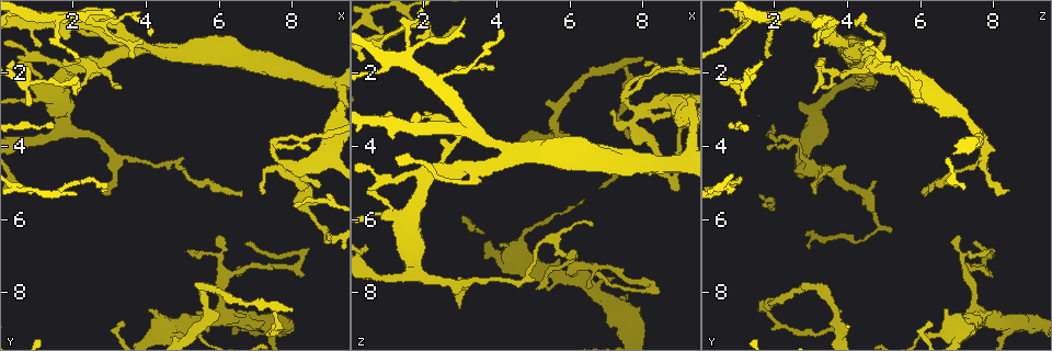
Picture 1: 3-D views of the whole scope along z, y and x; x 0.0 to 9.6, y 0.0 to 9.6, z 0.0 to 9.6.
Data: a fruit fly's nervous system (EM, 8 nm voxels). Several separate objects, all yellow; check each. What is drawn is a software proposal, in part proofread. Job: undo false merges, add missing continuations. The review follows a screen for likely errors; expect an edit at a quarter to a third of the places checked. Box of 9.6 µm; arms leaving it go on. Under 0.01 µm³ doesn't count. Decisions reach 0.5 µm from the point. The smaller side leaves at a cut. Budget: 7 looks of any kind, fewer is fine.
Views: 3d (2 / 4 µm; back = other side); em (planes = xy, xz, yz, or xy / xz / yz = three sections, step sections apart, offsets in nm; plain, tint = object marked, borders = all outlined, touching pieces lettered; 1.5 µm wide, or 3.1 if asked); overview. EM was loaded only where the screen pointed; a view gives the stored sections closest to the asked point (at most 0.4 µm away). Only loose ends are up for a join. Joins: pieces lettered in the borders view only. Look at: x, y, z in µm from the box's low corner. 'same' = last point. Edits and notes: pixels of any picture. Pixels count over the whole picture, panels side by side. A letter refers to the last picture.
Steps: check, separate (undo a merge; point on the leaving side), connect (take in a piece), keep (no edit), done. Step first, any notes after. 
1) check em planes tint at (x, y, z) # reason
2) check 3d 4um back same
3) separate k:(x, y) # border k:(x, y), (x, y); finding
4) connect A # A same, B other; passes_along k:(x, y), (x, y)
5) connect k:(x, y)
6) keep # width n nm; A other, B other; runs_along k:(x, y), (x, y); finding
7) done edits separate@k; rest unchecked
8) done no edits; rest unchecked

check em planes plain at (3.55, 1.60, 1.80)

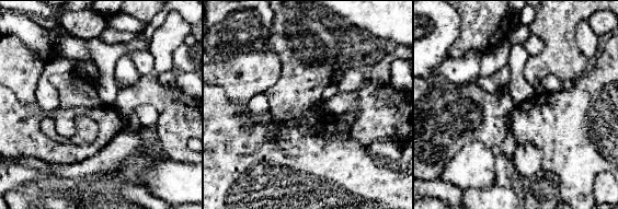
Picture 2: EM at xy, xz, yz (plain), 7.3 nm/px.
check em planes tint same

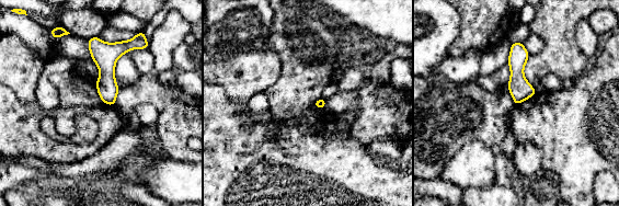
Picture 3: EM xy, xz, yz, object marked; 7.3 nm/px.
check em planes borders same

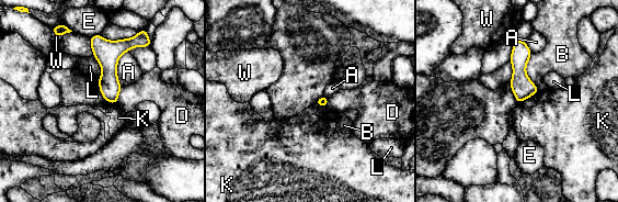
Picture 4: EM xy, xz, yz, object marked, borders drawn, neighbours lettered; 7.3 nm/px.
keep # width 70 nm; longest_contact B 280 nm; A other, B other, D other, E other, K other, L other, W other; none of them fits

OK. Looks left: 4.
check 3d 2um at (7.55, 3.90, 2.50) # arms part here

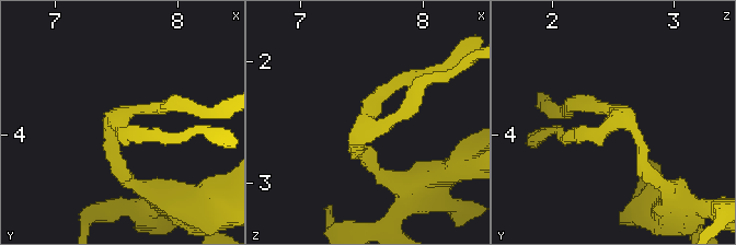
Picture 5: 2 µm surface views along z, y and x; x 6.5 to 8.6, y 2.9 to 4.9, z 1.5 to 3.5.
check em planes borders at (7.56, 3.84, 2.52) # need the tissue

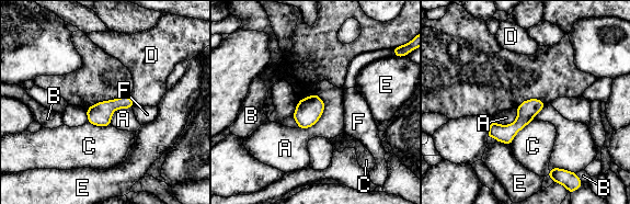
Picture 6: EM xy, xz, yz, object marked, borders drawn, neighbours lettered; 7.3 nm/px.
keep # A other, B other, C other, D other, E other, F other; runs_along 6:(540, 104), (511, 131), (490, 134); all the same cell

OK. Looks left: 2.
check em xz step 4 borders at (8.00, 8.45, 1.60) # an open end

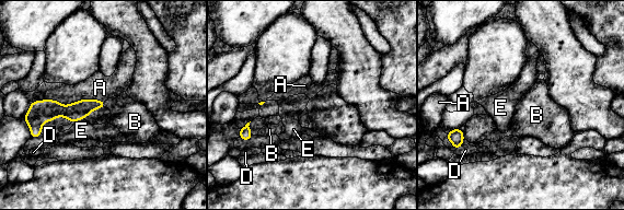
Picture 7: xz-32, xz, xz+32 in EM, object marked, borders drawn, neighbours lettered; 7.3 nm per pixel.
check em planes borders same # cut it another way

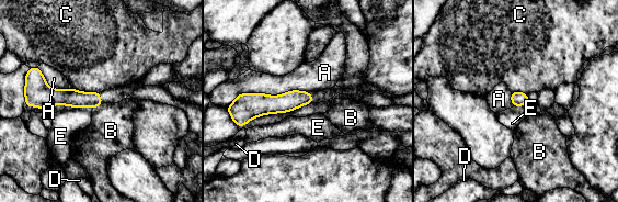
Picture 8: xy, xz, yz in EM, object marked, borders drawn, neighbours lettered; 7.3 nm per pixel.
keep # A other, B other, C other, D other, E other; runs_along 8:(32, 92), (44, 97), (99, 101); no lettered piece goes on from it

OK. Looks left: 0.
done no edits; rest unchecked

